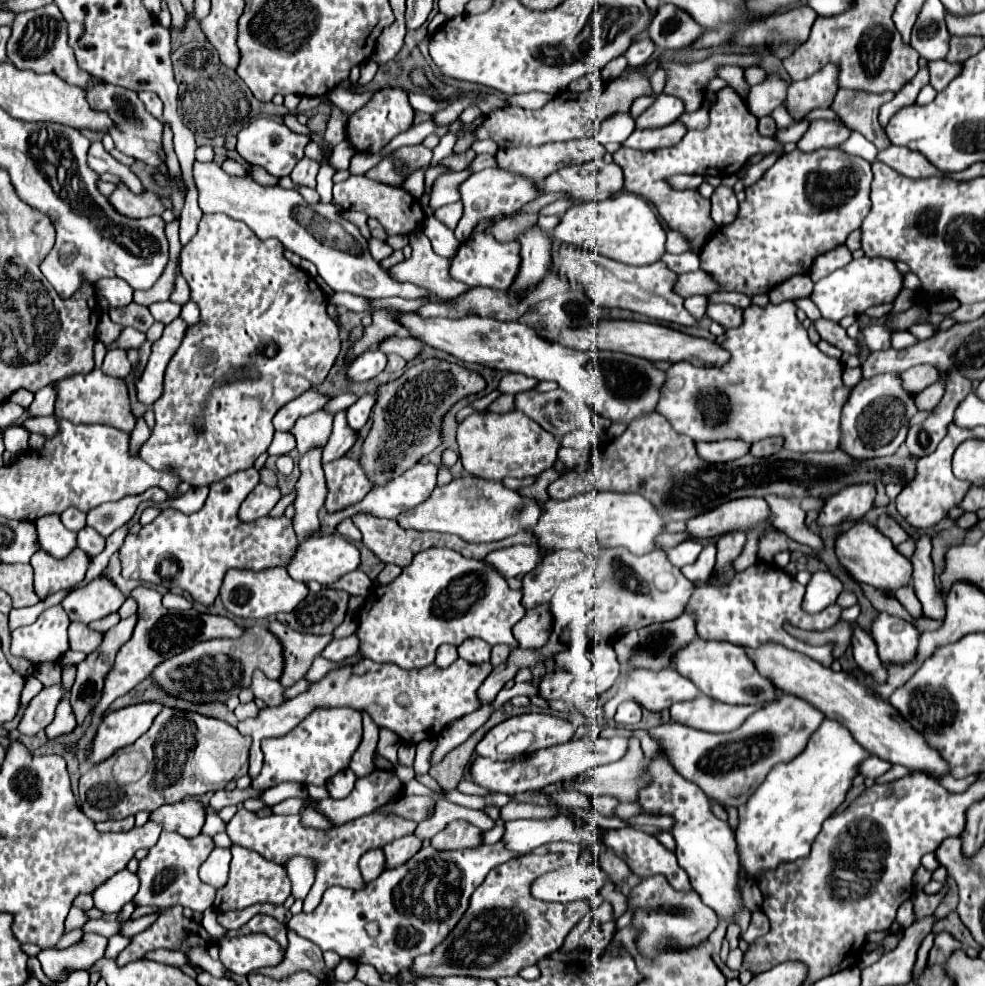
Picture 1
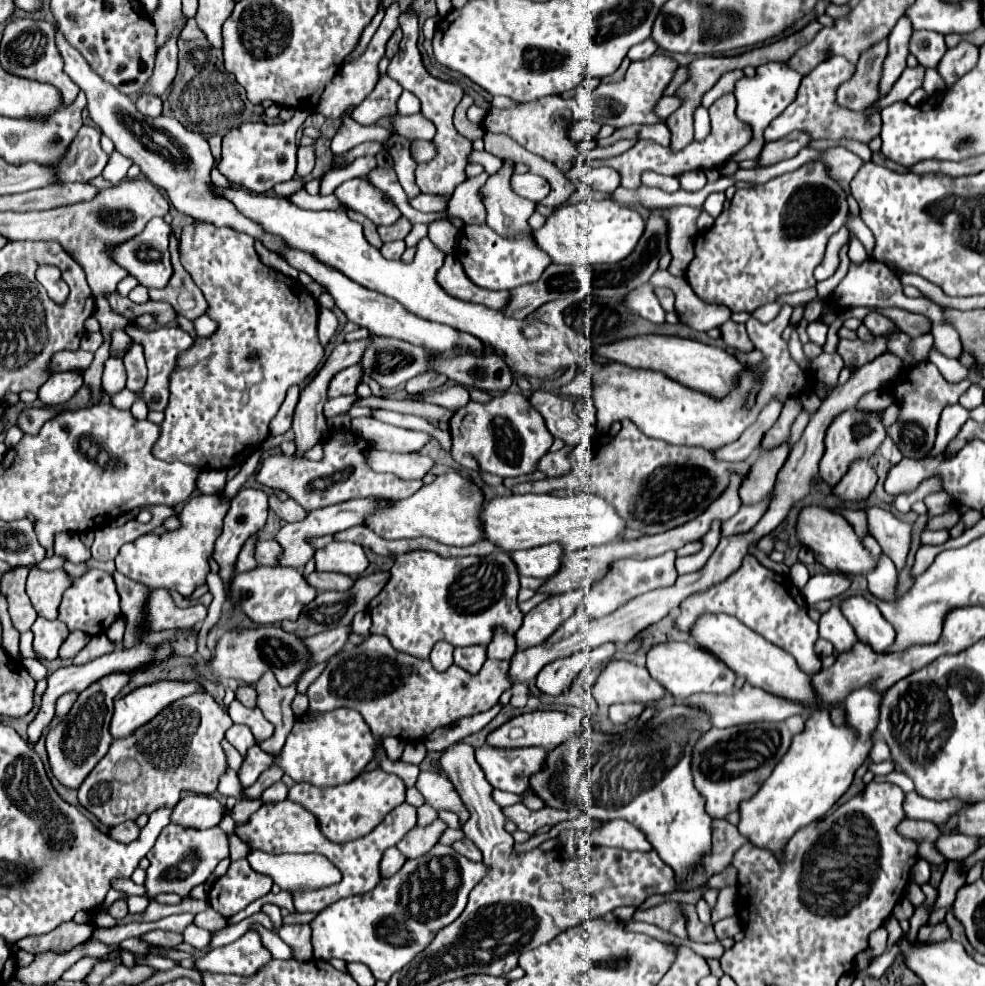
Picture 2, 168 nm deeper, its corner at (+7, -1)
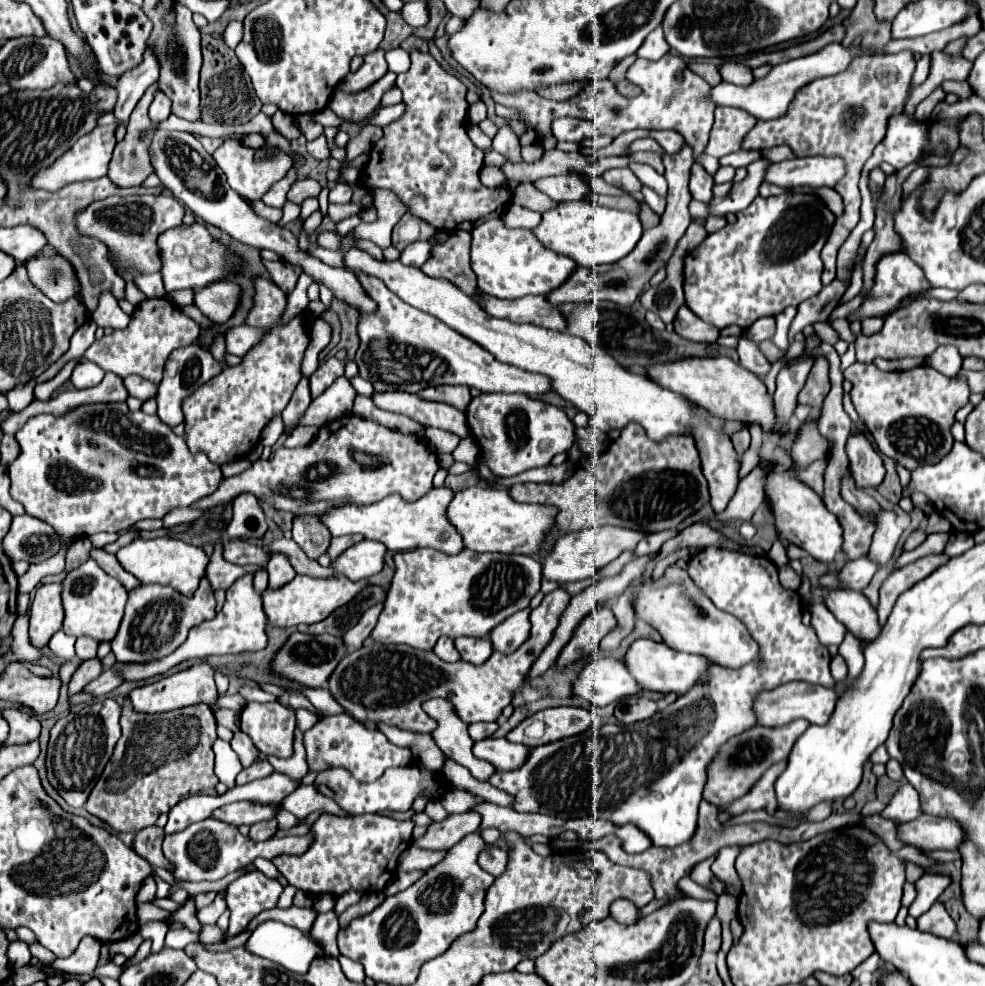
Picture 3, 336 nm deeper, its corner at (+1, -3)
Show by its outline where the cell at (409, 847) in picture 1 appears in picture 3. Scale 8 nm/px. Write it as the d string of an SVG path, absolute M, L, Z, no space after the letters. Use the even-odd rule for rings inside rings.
M477 812L449 814L443 822L433 822L427 832L413 844L425 850L447 850L457 844L463 836L475 832L479 828L479 822L481 816Z

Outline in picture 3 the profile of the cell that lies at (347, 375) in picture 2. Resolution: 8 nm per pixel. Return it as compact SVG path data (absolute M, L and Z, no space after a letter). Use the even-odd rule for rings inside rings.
M339 376L321 396L317 396L311 402L299 424L319 428L333 420L339 420L341 416L349 416L353 408L353 400L355 400L355 392L349 378Z

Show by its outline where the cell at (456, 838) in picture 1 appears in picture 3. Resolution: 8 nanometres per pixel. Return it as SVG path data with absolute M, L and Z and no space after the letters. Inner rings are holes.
M487 844L487 846L479 852L477 862L479 862L479 866L481 866L485 872L489 872L489 874L493 874L493 876L499 876L499 874L505 870L507 854L505 854L501 848L497 848L495 844Z

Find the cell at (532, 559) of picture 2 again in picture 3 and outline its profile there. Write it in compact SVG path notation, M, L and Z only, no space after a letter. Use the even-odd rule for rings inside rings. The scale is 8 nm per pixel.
M601 526L601 528L585 528L579 532L569 532L563 534L555 544L553 550L549 550L547 556L543 556L543 576L547 580L555 580L559 584L563 582L575 582L575 580L587 580L591 578L599 568L615 560L623 550L633 550L637 542L645 534L631 532L627 528L617 528L617 526Z

